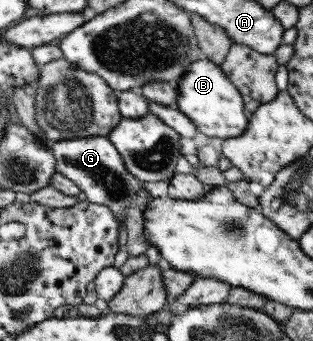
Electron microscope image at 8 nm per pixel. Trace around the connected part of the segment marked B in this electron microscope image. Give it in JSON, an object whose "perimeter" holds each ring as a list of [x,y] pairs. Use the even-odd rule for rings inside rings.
{"perimeter":[[[202,57],[194,63],[190,63],[186,73],[180,75],[180,79],[176,81],[174,90],[176,90],[175,109],[192,120],[196,131],[201,131],[209,138],[218,137],[224,140],[238,137],[246,129],[248,119],[244,113],[242,94],[224,76],[220,66],[210,60]]]}

